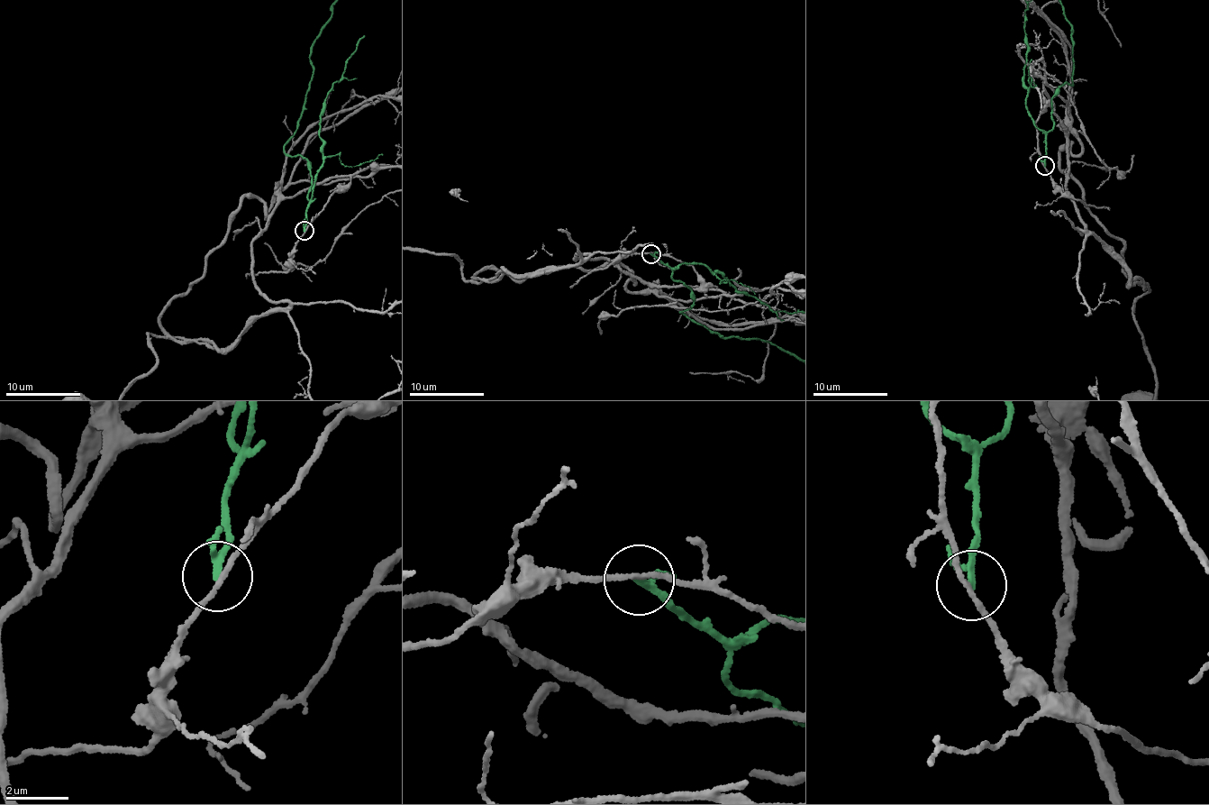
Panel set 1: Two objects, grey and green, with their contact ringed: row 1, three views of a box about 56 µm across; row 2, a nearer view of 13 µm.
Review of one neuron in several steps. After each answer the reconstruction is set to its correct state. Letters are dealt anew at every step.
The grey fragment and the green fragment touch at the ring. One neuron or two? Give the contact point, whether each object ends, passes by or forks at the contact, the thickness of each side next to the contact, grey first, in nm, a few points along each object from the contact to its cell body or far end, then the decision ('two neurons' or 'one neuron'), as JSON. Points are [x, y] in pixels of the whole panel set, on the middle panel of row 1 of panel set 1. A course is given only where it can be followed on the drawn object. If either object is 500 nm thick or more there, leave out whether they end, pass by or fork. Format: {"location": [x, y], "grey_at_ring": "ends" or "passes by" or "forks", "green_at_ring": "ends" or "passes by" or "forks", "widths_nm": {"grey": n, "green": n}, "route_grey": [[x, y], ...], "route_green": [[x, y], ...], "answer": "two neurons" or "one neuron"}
{"location": [650, 253], "grey_at_ring": "passes by", "green_at_ring": "passes by", "widths_nm": {"grey": 150, "green": 170}, "route_grey": [[651, 252], [714, 288], [634, 282], [621, 262], [467, 281], [450, 253]], "answer": "two neurons"}

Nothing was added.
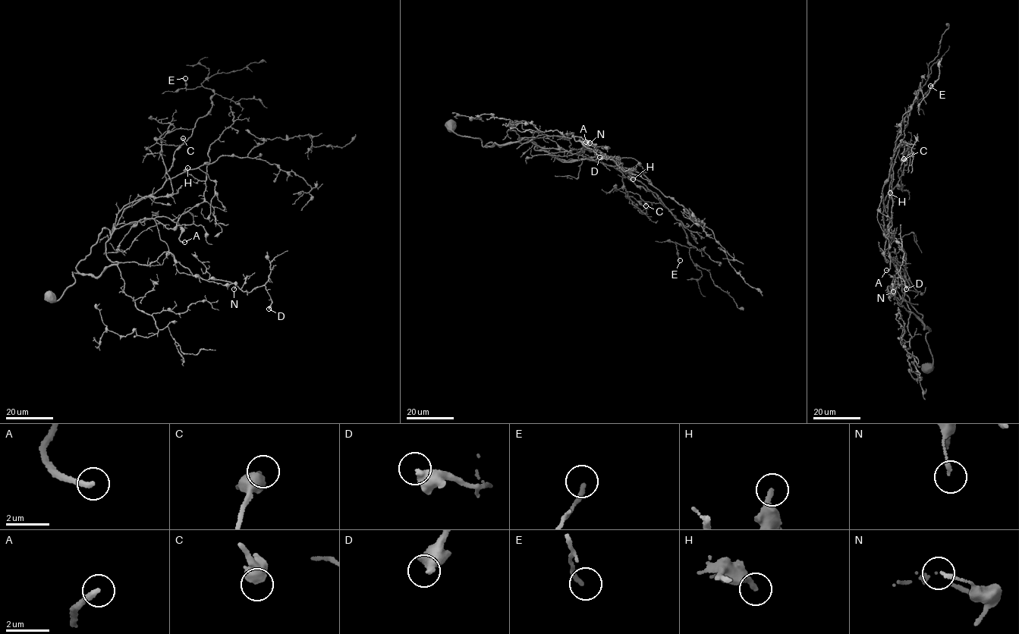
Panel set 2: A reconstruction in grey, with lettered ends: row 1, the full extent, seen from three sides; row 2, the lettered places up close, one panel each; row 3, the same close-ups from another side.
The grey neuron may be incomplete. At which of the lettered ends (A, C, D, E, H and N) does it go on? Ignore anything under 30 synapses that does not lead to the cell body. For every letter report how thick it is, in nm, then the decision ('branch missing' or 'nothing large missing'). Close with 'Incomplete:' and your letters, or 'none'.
A: 240 nm thick; branch missing
C: 550 nm thick; nothing large missing
D: 480 nm thick; nothing large missing
E: 240 nm thick; nothing large missing
H: 360 nm thick; nothing large missing
N: 180 nm thick; nothing large missing
Incomplete: A

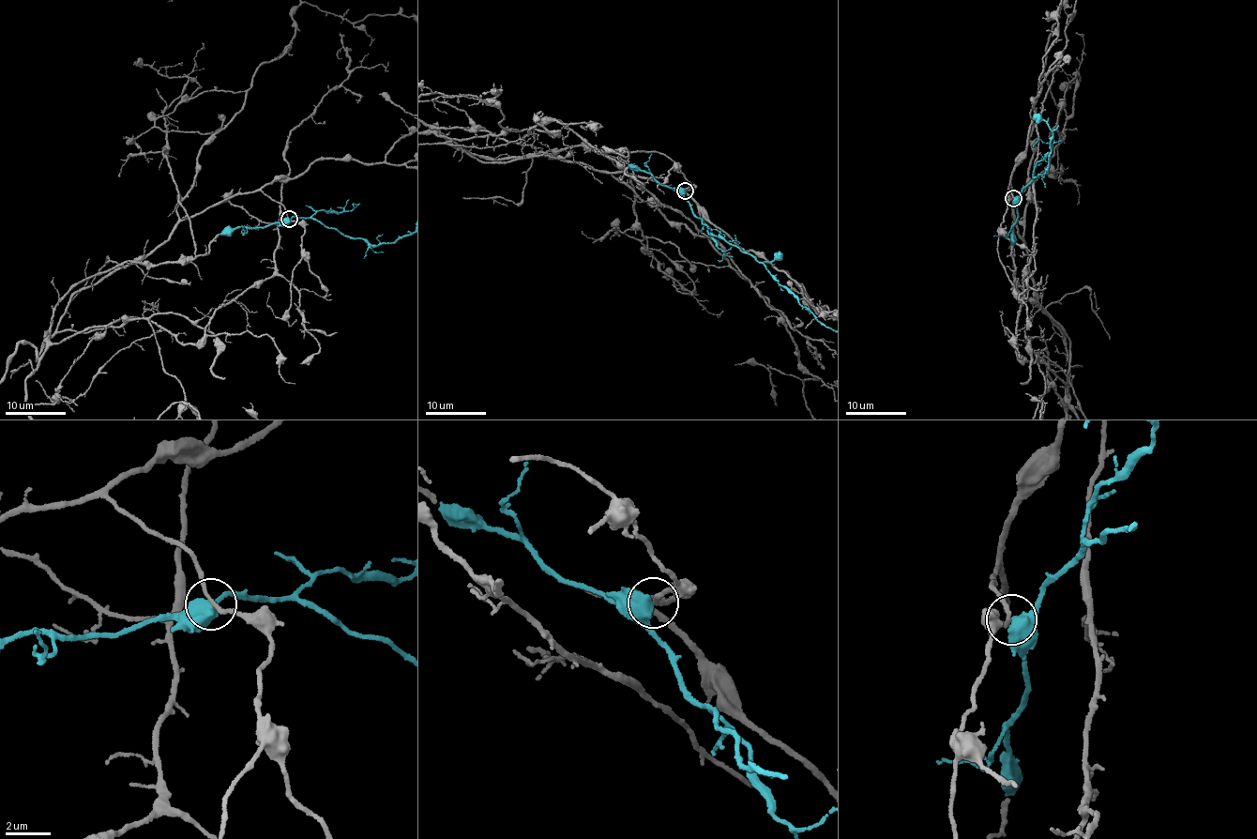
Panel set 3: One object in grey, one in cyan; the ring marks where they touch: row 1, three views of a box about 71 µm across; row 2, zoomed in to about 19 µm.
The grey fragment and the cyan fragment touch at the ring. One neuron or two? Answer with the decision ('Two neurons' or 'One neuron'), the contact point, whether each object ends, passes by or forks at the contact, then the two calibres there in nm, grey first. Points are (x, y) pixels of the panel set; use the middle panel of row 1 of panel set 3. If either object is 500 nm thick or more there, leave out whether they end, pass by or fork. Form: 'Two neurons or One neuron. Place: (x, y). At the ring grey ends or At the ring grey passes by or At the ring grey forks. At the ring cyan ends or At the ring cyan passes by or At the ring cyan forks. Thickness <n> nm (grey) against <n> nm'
One neuron. Place: (685, 190). At the ring grey passes by. At the ring cyan passes by. Thickness 160 nm (grey) against 480 nm

